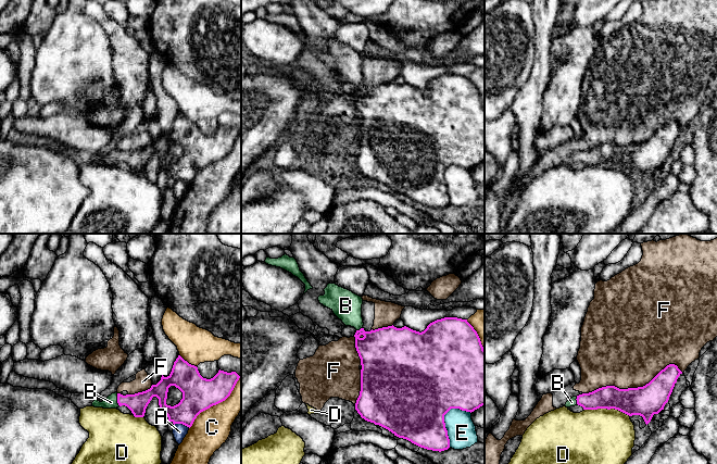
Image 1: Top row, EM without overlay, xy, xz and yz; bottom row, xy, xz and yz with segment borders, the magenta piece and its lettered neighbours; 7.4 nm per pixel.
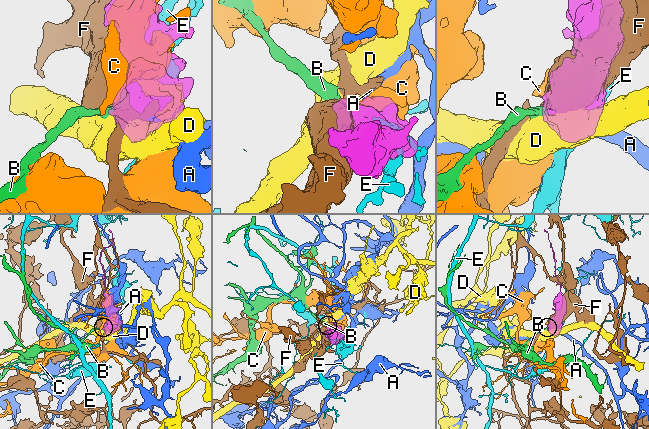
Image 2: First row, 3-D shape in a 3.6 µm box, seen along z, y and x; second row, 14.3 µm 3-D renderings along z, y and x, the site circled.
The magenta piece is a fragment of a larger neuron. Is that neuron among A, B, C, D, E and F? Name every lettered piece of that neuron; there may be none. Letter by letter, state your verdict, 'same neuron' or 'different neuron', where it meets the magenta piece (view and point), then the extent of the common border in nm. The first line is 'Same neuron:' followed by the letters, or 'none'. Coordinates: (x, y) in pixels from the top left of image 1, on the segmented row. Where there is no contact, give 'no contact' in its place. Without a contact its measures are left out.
Same neuron: B
A: different neuron; contact xy (181, 423); length 120 nm
B: same neuron; contact xy (117, 400); length 100 nm
C: different neuron; contact xy (215, 404); length 550 nm
D: different neuron; contact yz (607, 409); length 340 nm
E: different neuron; contact xz (443, 418); length 320 nm
F: different neuron; contact yz (632, 388); length 750 nm

